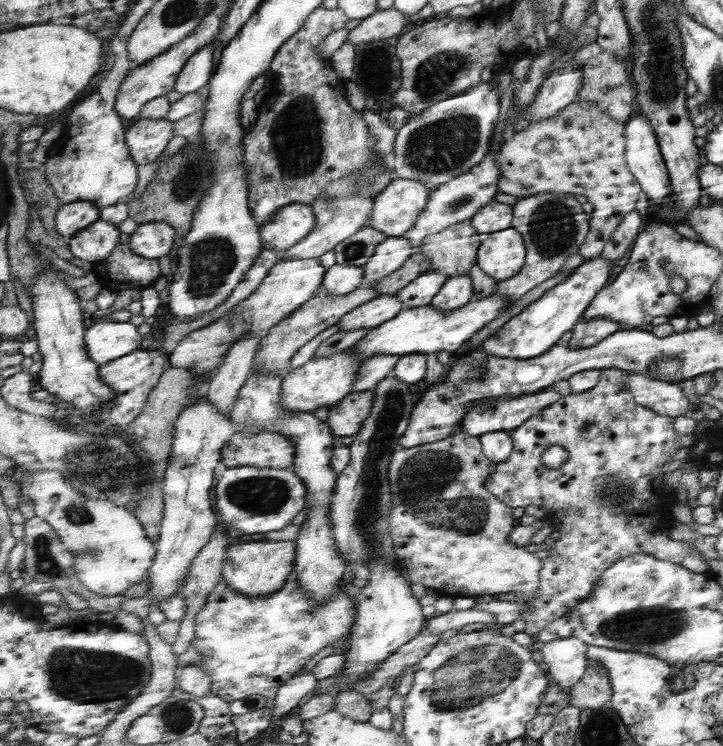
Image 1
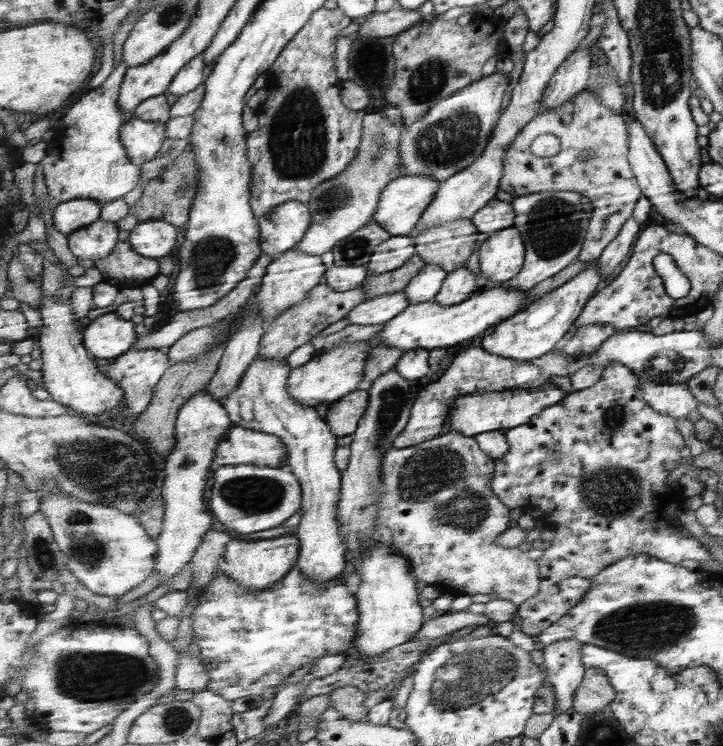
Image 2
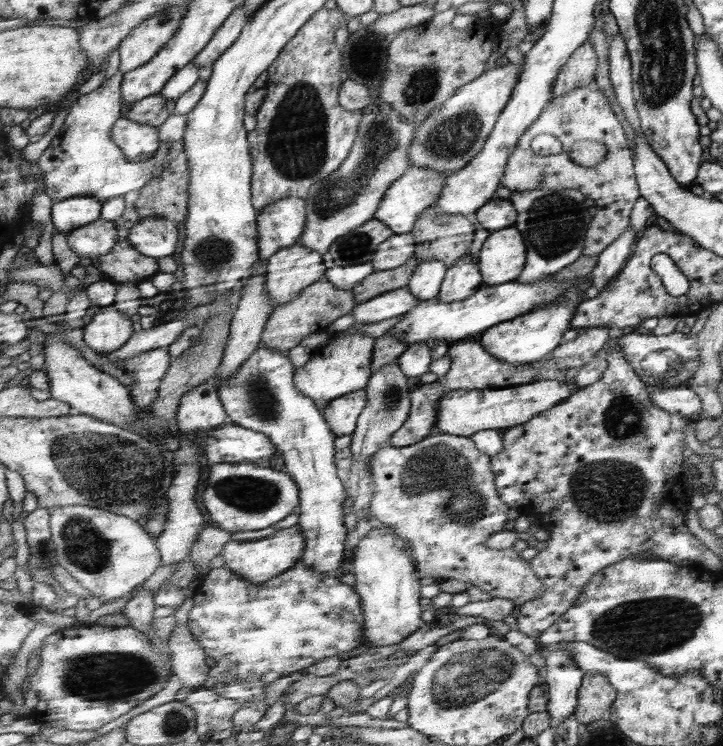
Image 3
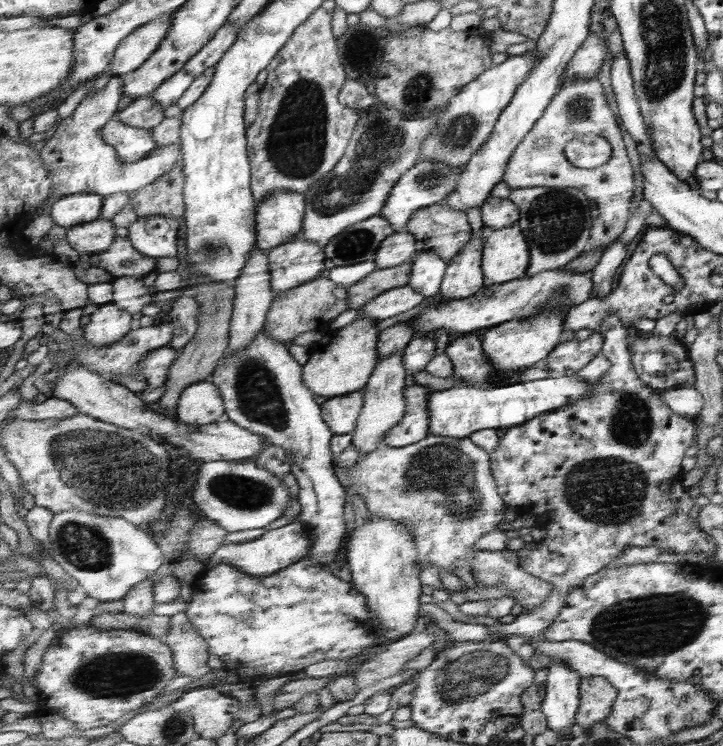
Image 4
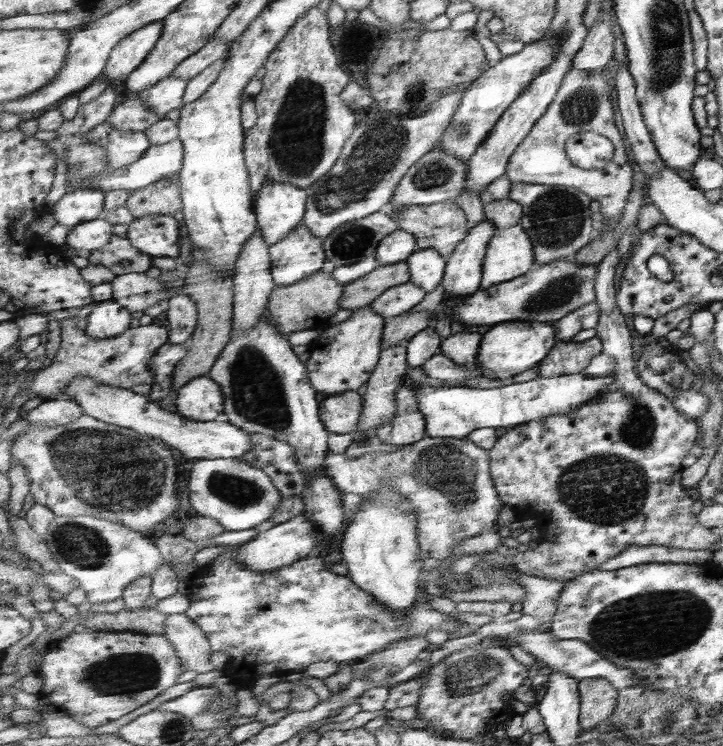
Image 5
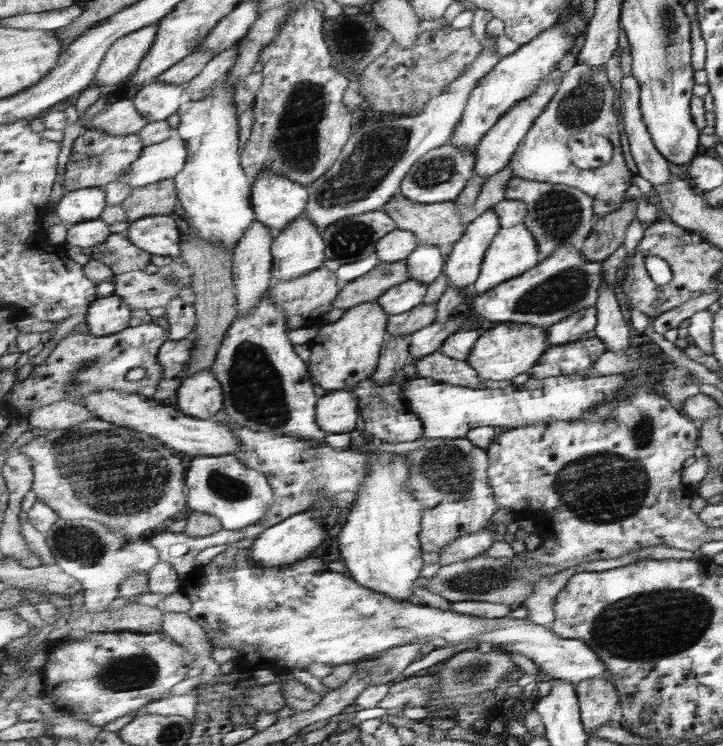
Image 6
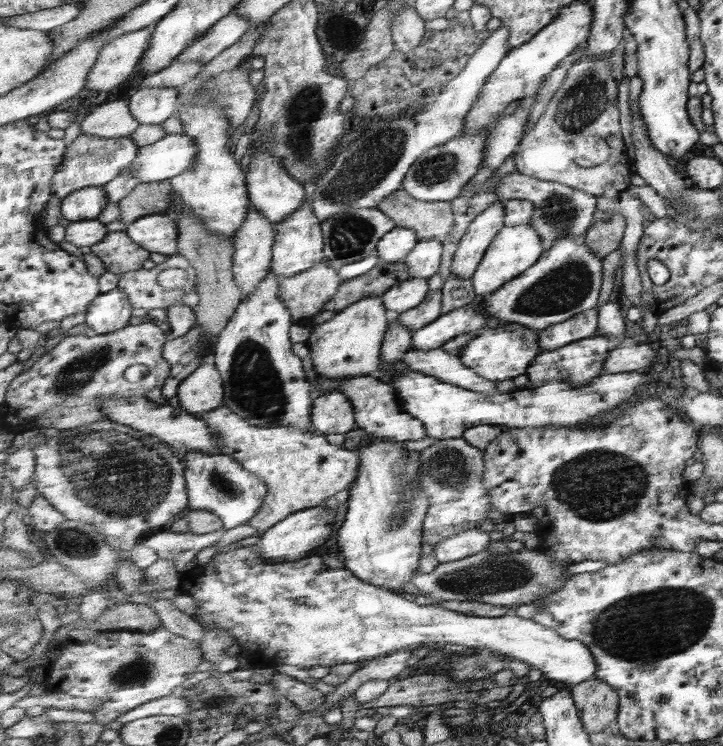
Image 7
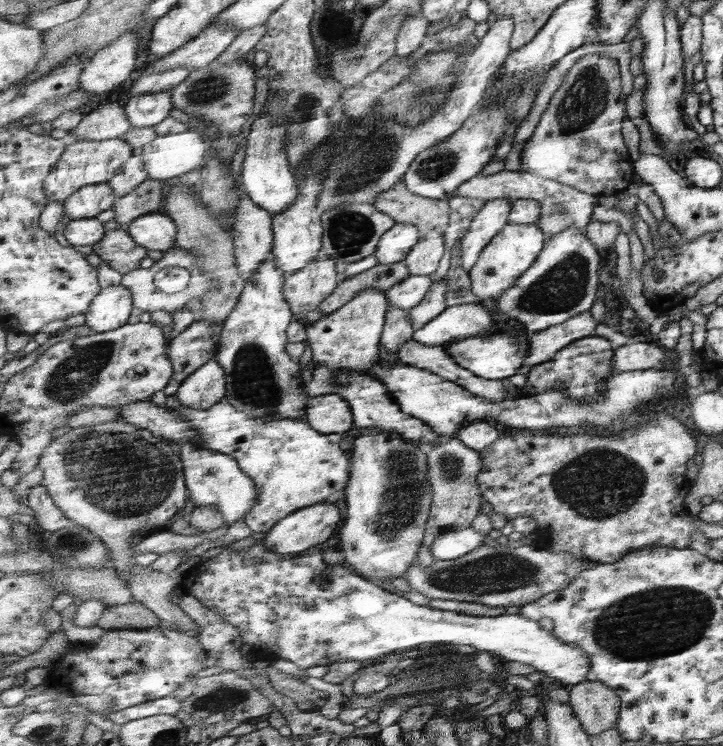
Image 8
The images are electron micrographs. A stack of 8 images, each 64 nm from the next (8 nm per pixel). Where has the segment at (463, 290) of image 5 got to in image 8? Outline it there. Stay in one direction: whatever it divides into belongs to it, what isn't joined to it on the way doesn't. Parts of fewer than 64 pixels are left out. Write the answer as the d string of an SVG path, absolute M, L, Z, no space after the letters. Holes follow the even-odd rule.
M513 199L490 200L475 216L461 241L461 266L469 271L479 261L490 242L509 224Z

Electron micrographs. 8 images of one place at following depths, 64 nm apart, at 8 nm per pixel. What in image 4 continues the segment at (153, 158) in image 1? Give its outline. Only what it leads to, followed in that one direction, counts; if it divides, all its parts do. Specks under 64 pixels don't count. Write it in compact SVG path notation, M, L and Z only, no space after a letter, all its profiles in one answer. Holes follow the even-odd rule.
M117 119L99 131L103 141L117 149L123 163L137 163L148 158L159 145L155 142L153 129L129 126Z

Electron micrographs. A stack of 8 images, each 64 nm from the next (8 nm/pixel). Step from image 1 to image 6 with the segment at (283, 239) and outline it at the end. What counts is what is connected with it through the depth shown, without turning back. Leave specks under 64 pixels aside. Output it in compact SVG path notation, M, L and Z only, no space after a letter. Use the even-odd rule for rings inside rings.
M275 170L259 172L251 190L251 198L258 220L271 228L274 236L307 211L308 187L285 178Z

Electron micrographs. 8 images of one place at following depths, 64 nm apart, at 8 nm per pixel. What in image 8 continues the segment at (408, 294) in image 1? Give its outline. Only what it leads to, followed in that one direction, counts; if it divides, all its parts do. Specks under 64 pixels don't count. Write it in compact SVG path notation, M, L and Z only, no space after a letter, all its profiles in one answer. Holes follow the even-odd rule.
M439 230L423 235L405 259L407 266L410 267L410 273L432 276L442 264L442 259L446 254L446 242L445 232L439 232Z

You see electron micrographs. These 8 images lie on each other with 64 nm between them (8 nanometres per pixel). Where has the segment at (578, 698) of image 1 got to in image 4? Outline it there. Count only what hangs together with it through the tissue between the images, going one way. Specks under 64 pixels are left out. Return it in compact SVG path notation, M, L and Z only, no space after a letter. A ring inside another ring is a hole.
M585 677L580 686L581 700L578 712L578 730L590 729L605 721L621 700L617 690L606 677Z

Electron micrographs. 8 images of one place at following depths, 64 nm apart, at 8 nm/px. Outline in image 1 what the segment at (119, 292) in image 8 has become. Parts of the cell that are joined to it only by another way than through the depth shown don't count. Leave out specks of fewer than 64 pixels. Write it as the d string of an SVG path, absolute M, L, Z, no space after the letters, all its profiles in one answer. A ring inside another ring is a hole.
M110 317L91 321L86 332L86 347L99 365L135 352L143 342L139 328L131 322L115 322Z

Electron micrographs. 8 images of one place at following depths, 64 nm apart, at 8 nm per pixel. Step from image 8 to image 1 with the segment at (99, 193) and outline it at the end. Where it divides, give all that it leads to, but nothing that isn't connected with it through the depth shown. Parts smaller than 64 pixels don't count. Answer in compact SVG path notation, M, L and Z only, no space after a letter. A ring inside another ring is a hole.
M79 200L63 204L59 208L56 216L56 228L65 239L71 240L77 232L89 228L99 219L101 219L101 215L98 206L89 200Z

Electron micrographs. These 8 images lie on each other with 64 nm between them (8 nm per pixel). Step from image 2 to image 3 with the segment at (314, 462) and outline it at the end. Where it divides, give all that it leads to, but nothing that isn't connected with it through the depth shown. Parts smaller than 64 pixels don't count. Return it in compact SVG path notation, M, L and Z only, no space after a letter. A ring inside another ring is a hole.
M261 342L261 346L245 360L237 372L223 380L218 387L219 396L233 423L271 437L286 463L286 472L300 489L300 521L303 537L307 540L302 562L321 574L337 572L345 560L345 503L348 498L343 480L337 474L335 464L336 440L330 423L315 400L303 394L295 382L298 368L287 353L273 350Z

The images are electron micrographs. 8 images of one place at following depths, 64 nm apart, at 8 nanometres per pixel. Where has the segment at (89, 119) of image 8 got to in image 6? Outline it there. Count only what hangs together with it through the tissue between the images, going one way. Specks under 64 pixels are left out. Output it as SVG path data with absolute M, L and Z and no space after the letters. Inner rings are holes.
M121 99L102 111L85 130L103 129L111 135L137 134L150 121L135 107L134 100Z

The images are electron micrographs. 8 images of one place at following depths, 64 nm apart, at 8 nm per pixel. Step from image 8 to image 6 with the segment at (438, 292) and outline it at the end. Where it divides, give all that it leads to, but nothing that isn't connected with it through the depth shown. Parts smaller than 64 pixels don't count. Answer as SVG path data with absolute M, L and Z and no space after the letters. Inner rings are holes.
M421 304L409 312L390 315L387 333L391 336L410 336L436 322L437 304Z

